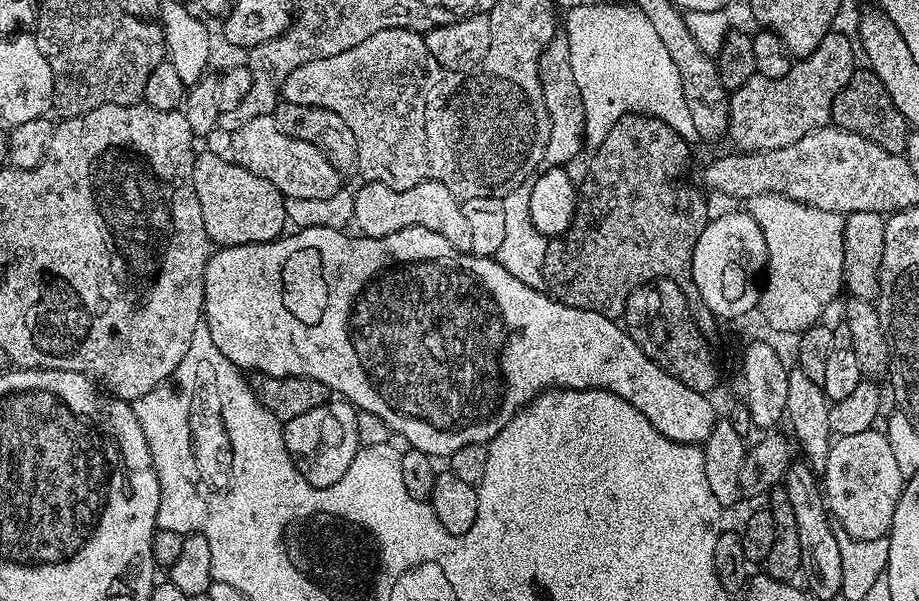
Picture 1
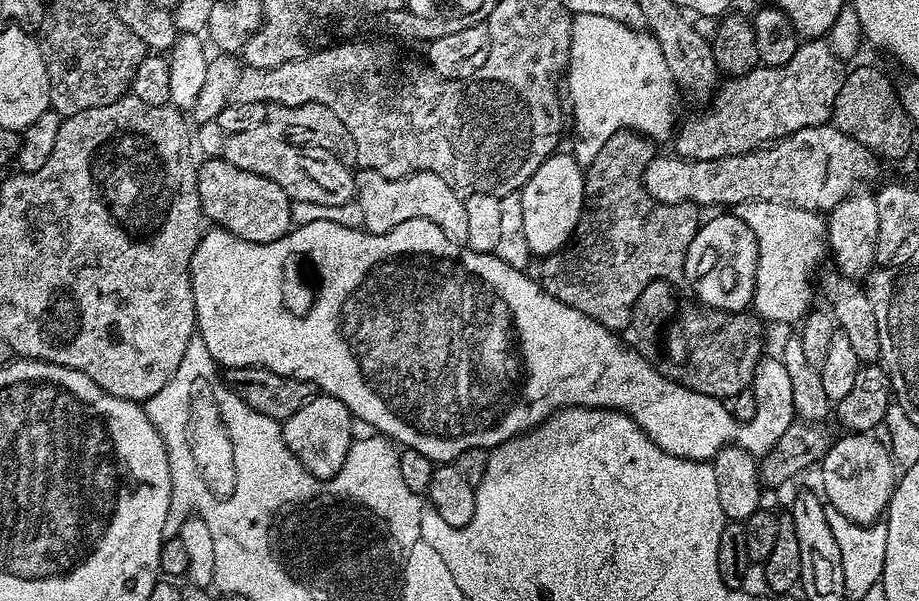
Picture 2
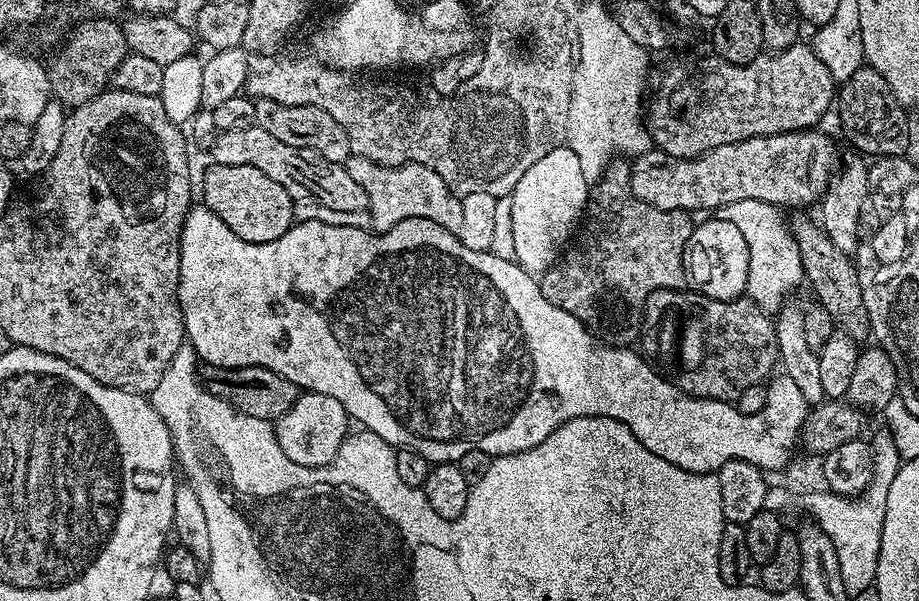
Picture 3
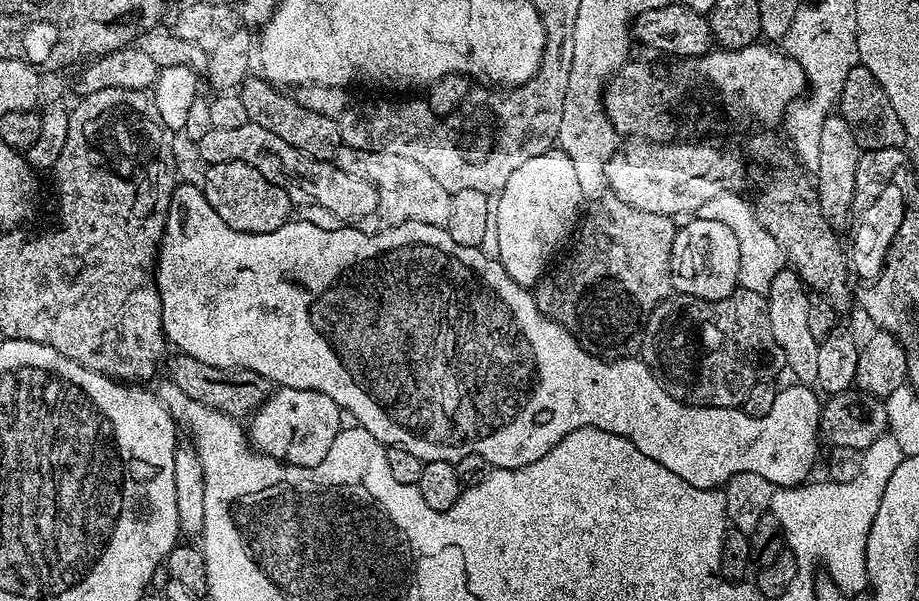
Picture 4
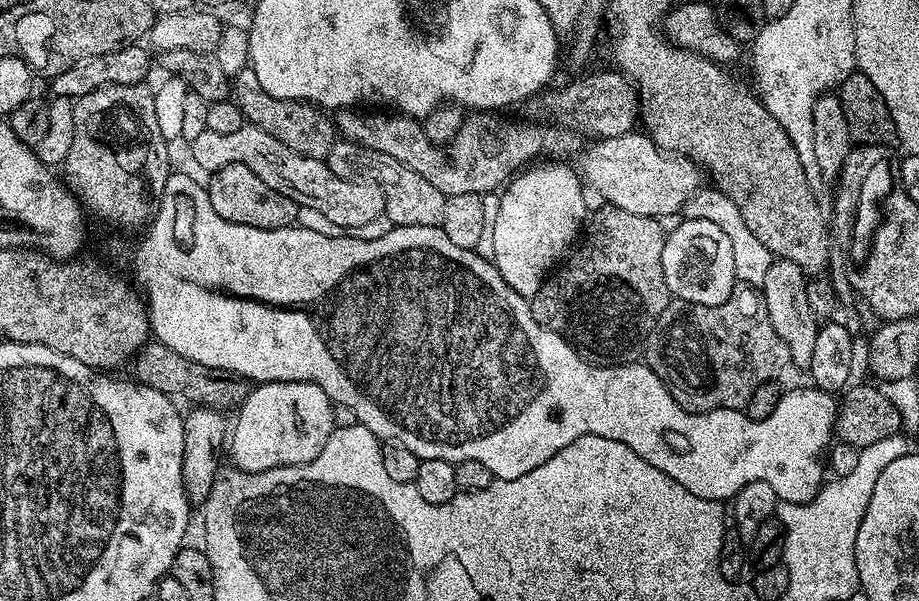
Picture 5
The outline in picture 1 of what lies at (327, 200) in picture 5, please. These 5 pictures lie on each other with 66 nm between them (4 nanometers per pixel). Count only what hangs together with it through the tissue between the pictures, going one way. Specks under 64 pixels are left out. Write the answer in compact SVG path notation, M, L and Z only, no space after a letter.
M275 115L250 118L240 128L232 132L234 154L237 164L274 182L274 186L285 198L330 198L330 194L341 191L342 174L329 162L326 154L305 140L296 140L278 130Z

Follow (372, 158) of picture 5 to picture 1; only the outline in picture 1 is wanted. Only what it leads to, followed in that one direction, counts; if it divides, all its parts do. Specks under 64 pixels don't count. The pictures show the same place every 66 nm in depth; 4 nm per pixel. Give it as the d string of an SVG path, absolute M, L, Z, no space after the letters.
M424 180L418 186L409 188L388 188L385 184L375 182L361 183L360 189L355 189L354 214L355 227L363 235L382 238L391 232L403 228L425 228L434 230L450 242L459 252L471 252L470 226L466 223L464 205L456 199L455 194L448 189L447 183L438 180Z

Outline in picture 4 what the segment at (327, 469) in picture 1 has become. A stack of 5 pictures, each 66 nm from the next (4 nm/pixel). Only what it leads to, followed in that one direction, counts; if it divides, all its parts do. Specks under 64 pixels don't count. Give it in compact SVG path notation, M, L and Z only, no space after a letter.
M277 387L268 400L250 417L250 440L255 451L283 460L285 464L297 464L313 468L326 458L334 438L340 433L338 414L340 407L326 394L318 390L294 390Z

